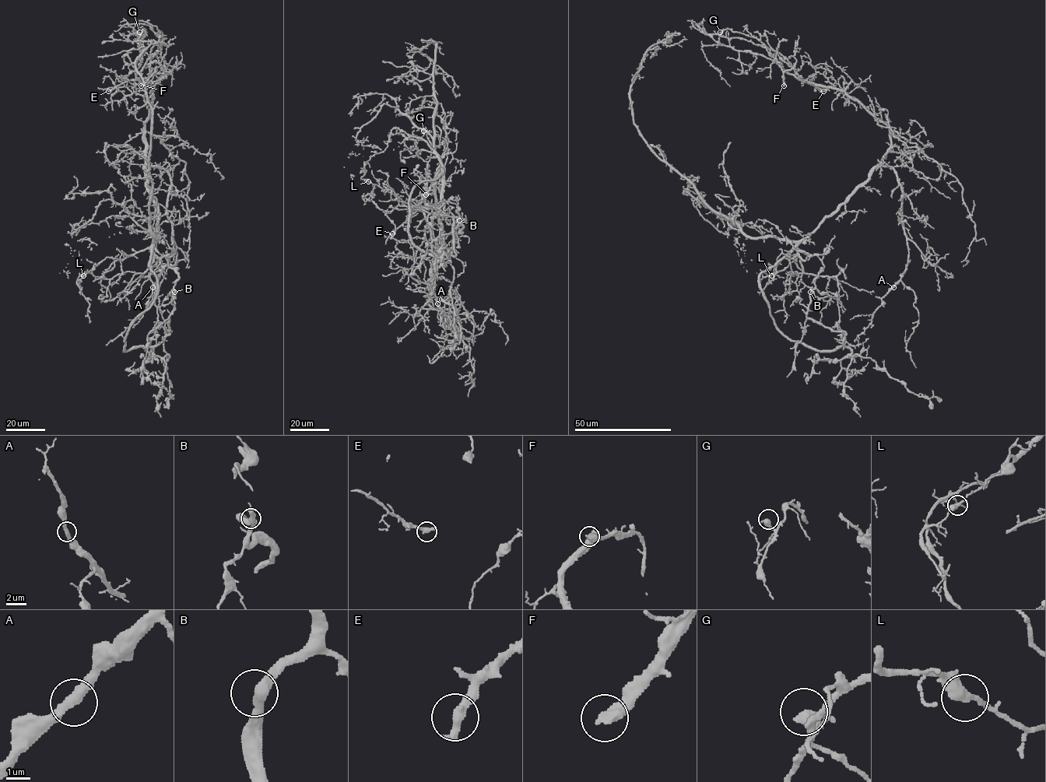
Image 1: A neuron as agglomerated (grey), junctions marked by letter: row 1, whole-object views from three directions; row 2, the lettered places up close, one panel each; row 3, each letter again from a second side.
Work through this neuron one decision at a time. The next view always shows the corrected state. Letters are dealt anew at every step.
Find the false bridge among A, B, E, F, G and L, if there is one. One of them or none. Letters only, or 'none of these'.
F

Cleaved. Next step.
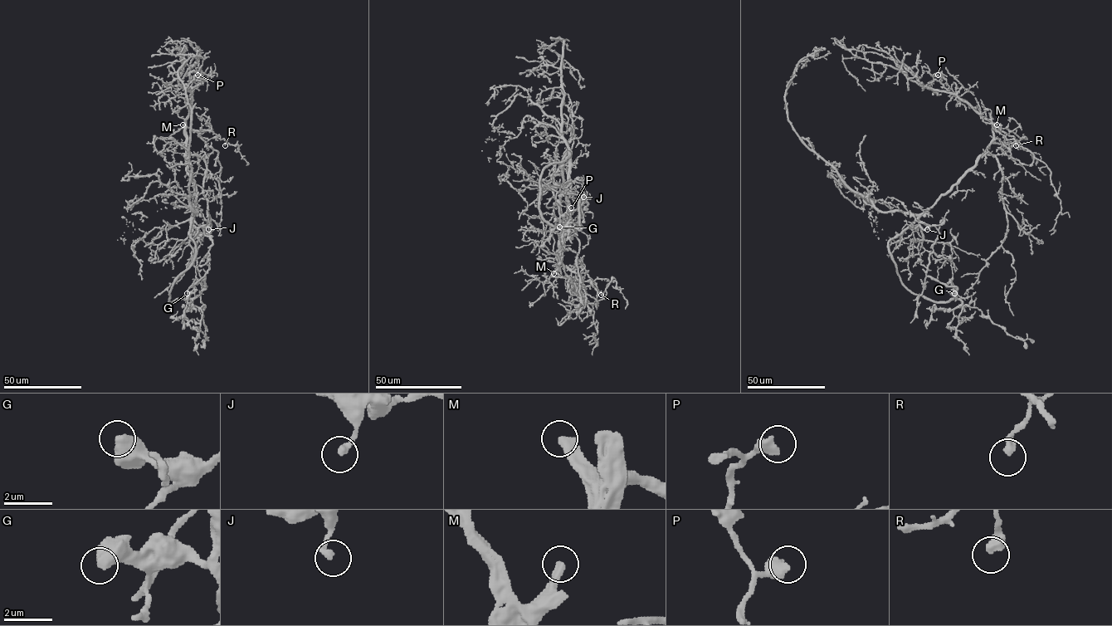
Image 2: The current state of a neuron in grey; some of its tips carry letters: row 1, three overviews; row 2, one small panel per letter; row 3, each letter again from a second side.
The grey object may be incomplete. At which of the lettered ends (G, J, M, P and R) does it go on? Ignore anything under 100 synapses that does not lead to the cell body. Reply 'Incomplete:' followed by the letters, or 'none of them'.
Incomplete: M

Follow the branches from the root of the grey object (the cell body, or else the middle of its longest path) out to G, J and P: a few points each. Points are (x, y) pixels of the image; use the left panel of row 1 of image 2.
G: (195, 198), (190, 218), (192, 231), (182, 242), (187, 242), (193, 250), (196, 274), (193, 289), (187, 293)
J: (195, 198), (192, 231), (182, 242), (193, 251), (196, 296), (207, 287), (212, 242), (208, 229)
P: (195, 198), (195, 185), (185, 158), (185, 120), (192, 91), (198, 85), (194, 82), (197, 75)

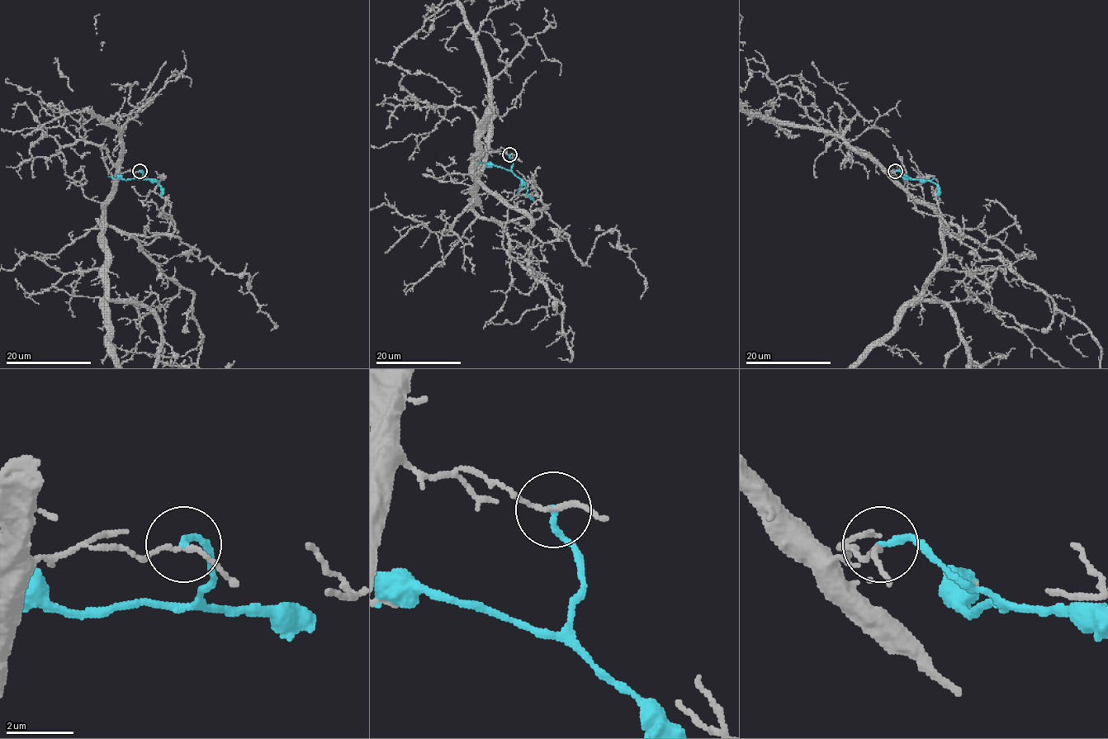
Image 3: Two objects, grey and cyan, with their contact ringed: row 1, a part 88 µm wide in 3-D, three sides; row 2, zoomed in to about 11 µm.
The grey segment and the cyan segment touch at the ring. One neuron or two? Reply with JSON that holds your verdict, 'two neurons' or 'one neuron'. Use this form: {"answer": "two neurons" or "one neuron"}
{"answer": "two neurons"}

